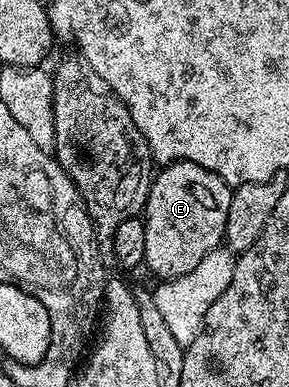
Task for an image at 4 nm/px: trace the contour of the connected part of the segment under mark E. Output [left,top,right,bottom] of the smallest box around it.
[143,162,233,280]

